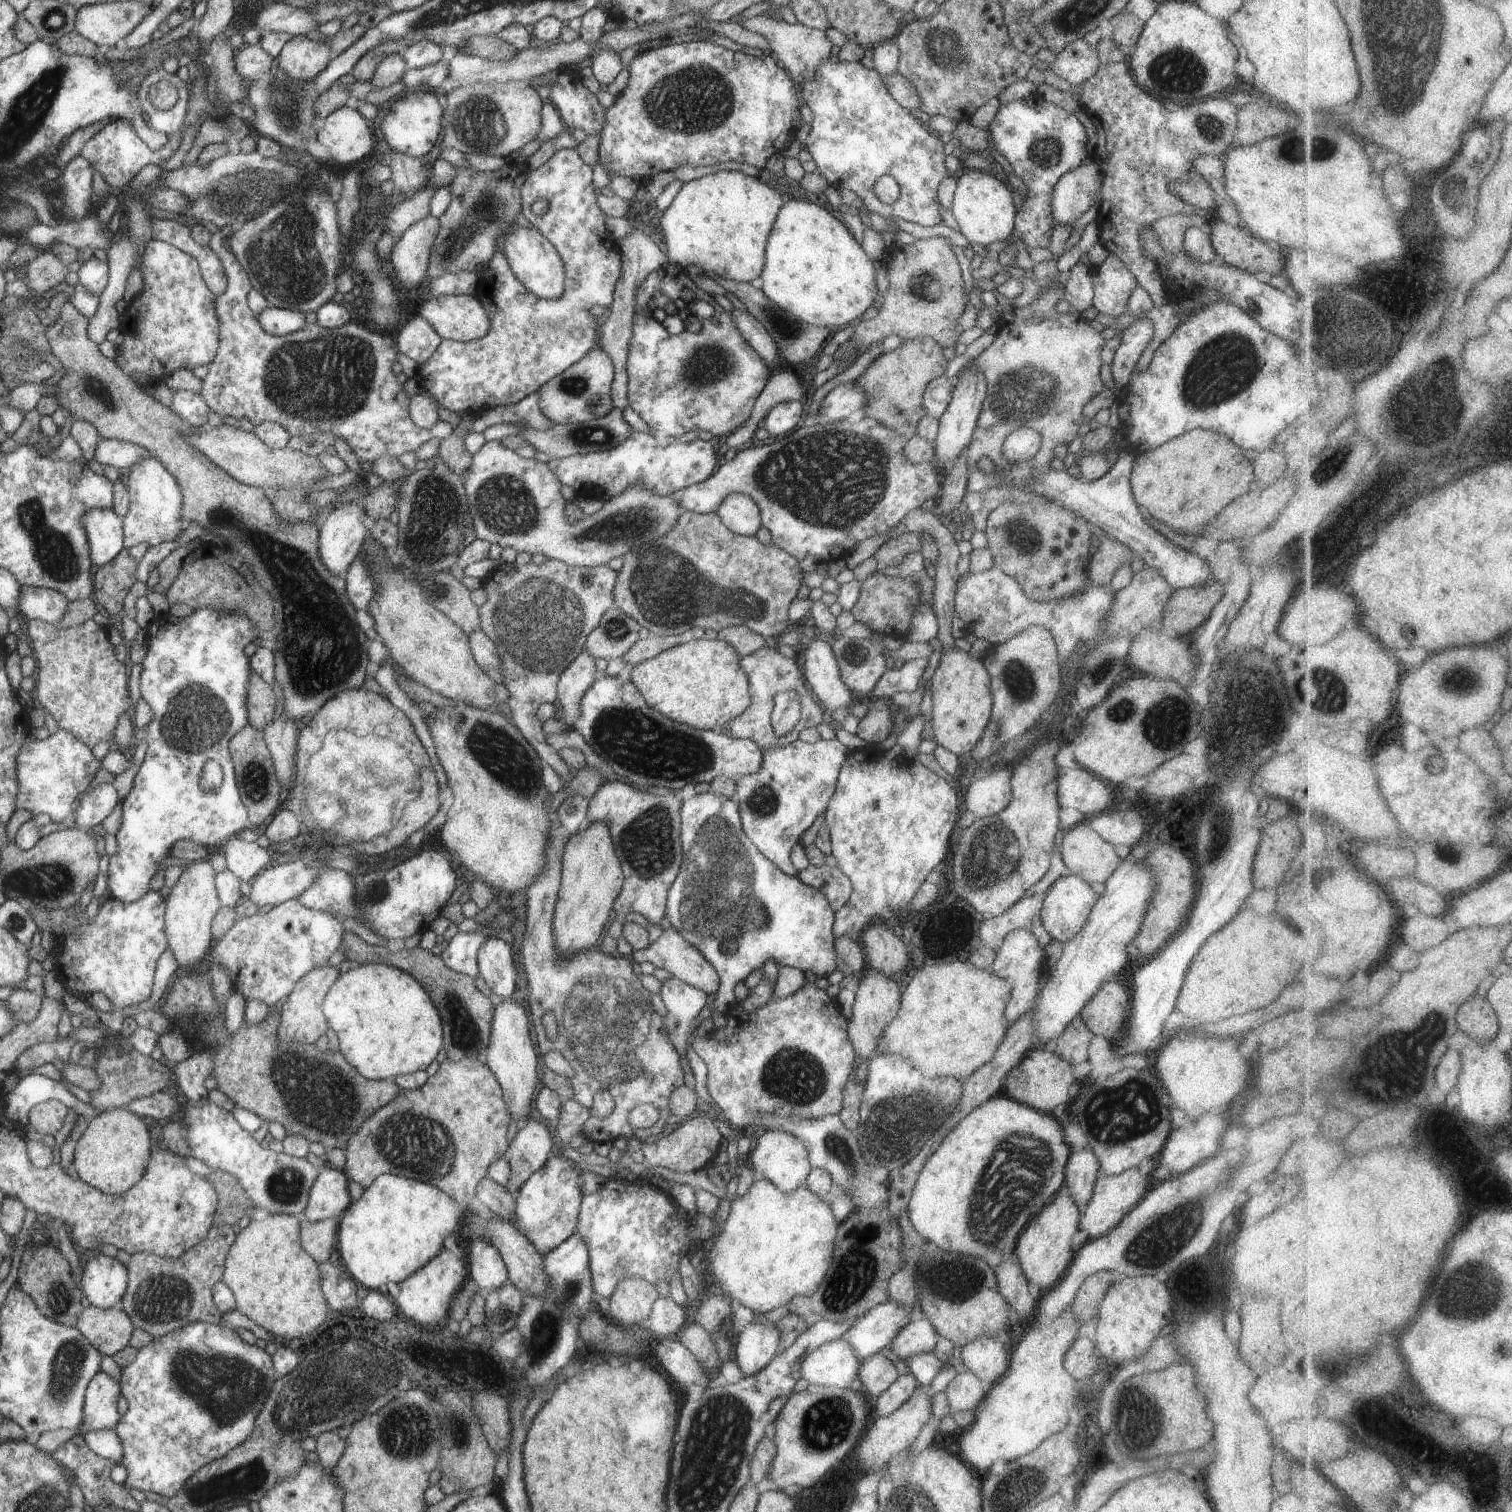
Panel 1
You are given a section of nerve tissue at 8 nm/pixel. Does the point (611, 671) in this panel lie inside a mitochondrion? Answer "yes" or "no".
no

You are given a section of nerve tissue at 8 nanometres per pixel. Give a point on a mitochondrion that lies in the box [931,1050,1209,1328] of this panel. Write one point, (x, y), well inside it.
(998, 1205)

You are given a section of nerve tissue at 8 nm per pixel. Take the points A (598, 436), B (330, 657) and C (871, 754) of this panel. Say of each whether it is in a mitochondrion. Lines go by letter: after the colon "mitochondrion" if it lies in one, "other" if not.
A: mitochondrion
B: mitochondrion
C: other

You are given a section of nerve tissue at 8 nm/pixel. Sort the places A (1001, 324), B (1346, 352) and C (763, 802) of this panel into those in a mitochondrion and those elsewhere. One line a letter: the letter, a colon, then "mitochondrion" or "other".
A: other
B: mitochondrion
C: mitochondrion

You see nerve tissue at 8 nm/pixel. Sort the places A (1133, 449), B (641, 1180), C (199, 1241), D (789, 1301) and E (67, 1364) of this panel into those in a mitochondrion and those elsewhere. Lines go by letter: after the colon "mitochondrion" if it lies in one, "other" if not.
A: other
B: other
C: other
D: other
E: mitochondrion

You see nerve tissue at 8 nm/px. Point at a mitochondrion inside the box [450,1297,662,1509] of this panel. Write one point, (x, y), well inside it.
(507, 1314)

